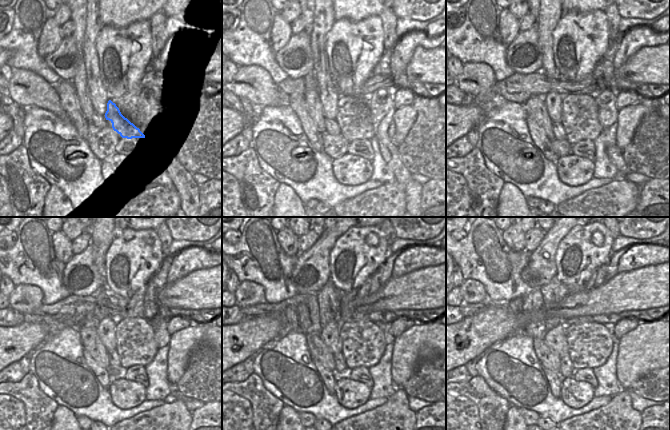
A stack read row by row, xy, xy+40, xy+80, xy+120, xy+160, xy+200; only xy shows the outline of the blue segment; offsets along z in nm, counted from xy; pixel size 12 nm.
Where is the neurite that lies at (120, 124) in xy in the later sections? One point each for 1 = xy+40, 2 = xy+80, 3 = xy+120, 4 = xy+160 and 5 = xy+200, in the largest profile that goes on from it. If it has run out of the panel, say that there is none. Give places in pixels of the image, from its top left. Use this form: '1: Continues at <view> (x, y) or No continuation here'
1: Continues at xy+40 (353, 116)
2: Continues at xy+80 (579, 112)
3: Continues at xy+120 (135, 342)
4: Continues at xy+160 (363, 342)
5: Continues at xy+200 (589, 344)

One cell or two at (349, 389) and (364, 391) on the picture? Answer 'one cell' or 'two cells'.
one cell

